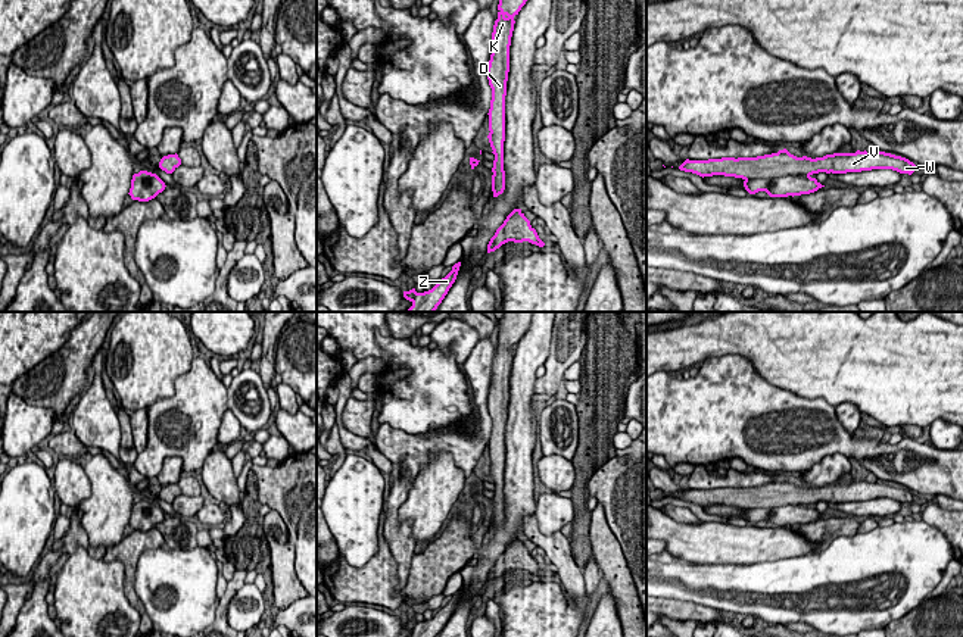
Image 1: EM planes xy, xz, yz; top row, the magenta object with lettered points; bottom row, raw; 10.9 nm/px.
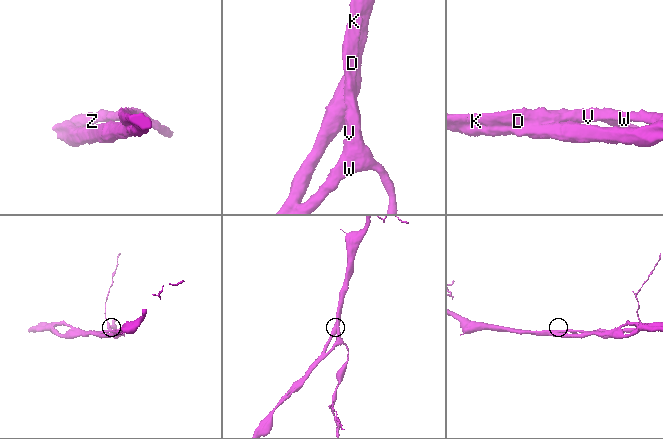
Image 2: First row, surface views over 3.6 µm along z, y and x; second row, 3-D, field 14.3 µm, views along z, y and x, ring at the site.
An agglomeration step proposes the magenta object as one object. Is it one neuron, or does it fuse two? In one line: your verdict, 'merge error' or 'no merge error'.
no merge error

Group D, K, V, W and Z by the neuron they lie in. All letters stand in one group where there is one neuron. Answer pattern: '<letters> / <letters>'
D K V W Z

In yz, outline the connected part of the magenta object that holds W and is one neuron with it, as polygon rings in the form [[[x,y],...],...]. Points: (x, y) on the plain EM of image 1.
[[[786,478],[757,487],[722,487],[708,490],[686,488],[680,500],[699,506],[724,505],[744,509],[749,524],[766,521],[770,527],[801,525],[817,521],[822,515],[813,503],[847,503],[872,499],[892,499],[911,505],[917,496],[906,487],[885,481],[833,483],[823,487],[797,487]]]

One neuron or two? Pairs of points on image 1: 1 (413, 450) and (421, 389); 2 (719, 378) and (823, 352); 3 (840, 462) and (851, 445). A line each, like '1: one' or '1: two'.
1: two
2: two
3: two

